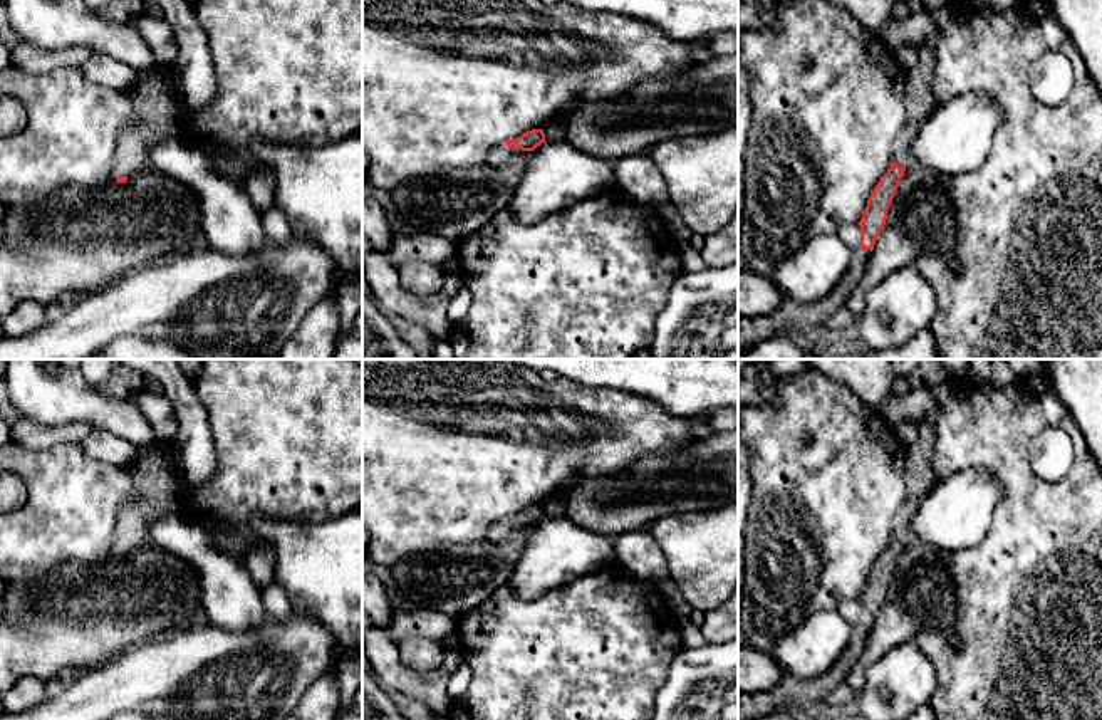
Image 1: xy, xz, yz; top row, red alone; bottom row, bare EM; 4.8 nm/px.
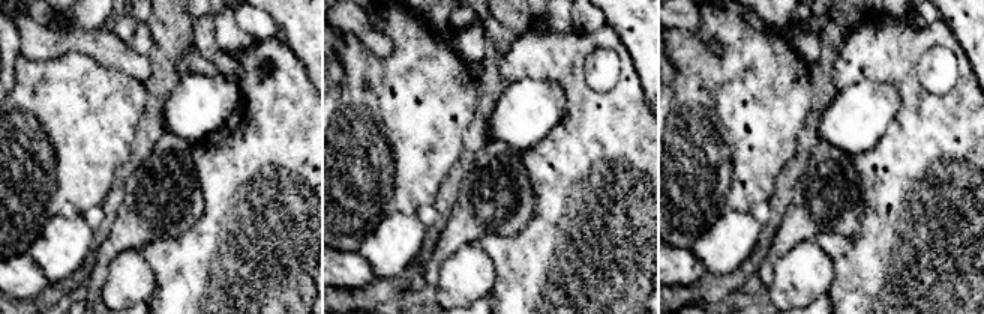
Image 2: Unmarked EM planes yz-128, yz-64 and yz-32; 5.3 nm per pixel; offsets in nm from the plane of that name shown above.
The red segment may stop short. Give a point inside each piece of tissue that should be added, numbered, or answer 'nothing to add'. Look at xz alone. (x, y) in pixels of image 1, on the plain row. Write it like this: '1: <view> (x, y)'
1: xz (500, 529)

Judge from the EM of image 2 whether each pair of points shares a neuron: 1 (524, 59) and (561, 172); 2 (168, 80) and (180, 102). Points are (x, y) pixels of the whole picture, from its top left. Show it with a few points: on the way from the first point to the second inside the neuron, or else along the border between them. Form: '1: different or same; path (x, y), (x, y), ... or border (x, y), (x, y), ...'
1: same; path (557, 69), (576, 89), (576, 138)
2: different; border (182, 75), (167, 98), (162, 122)

